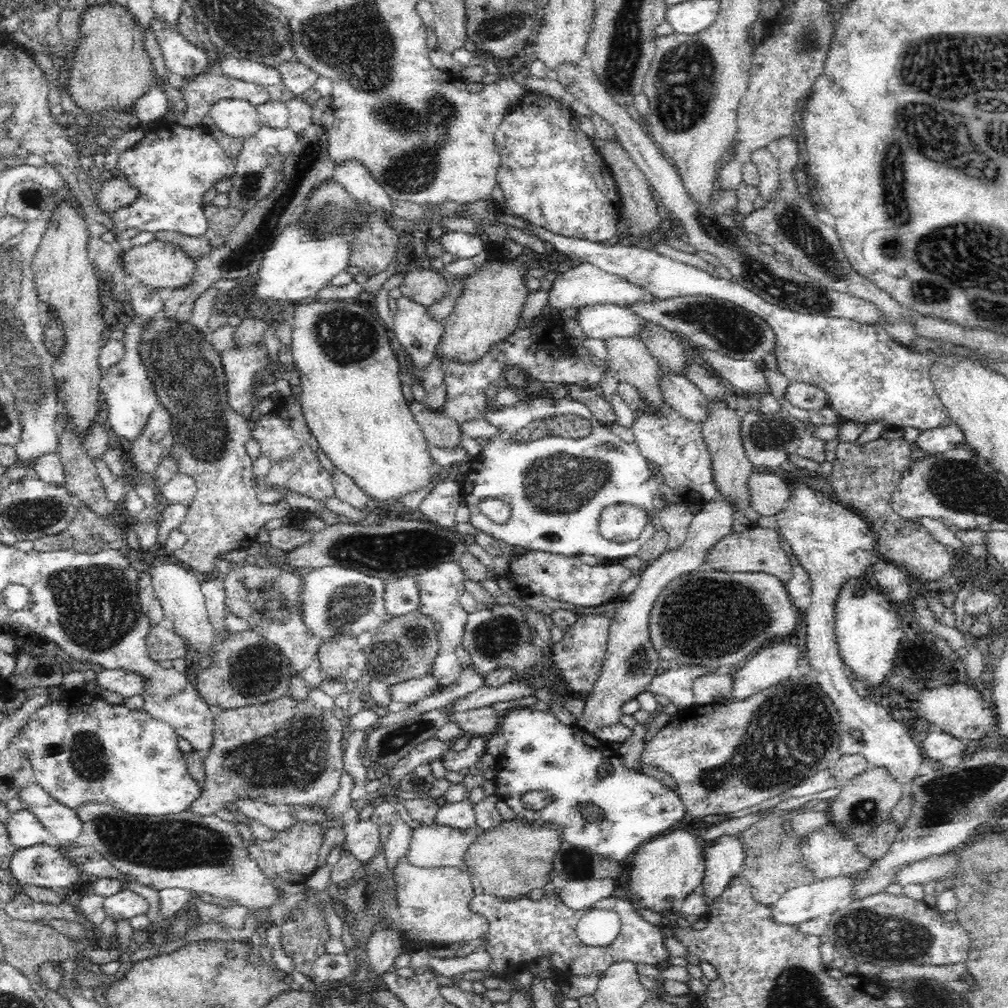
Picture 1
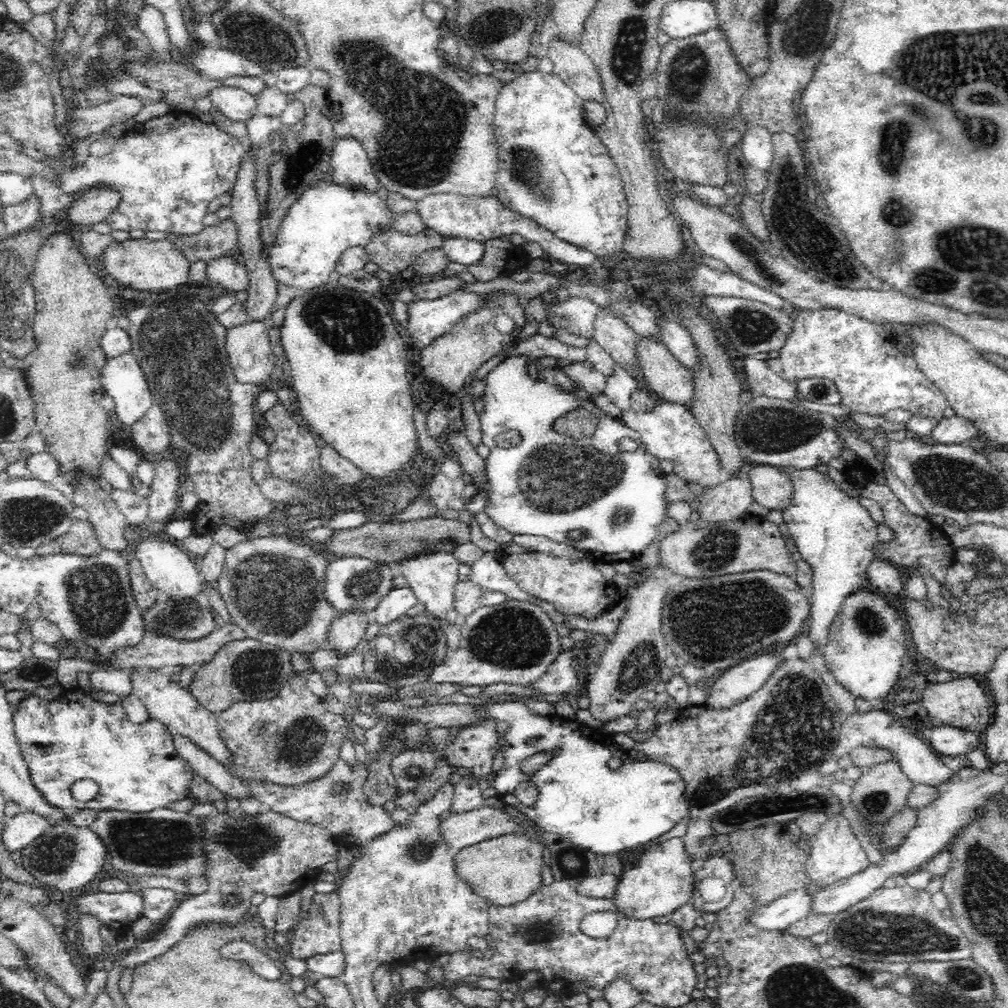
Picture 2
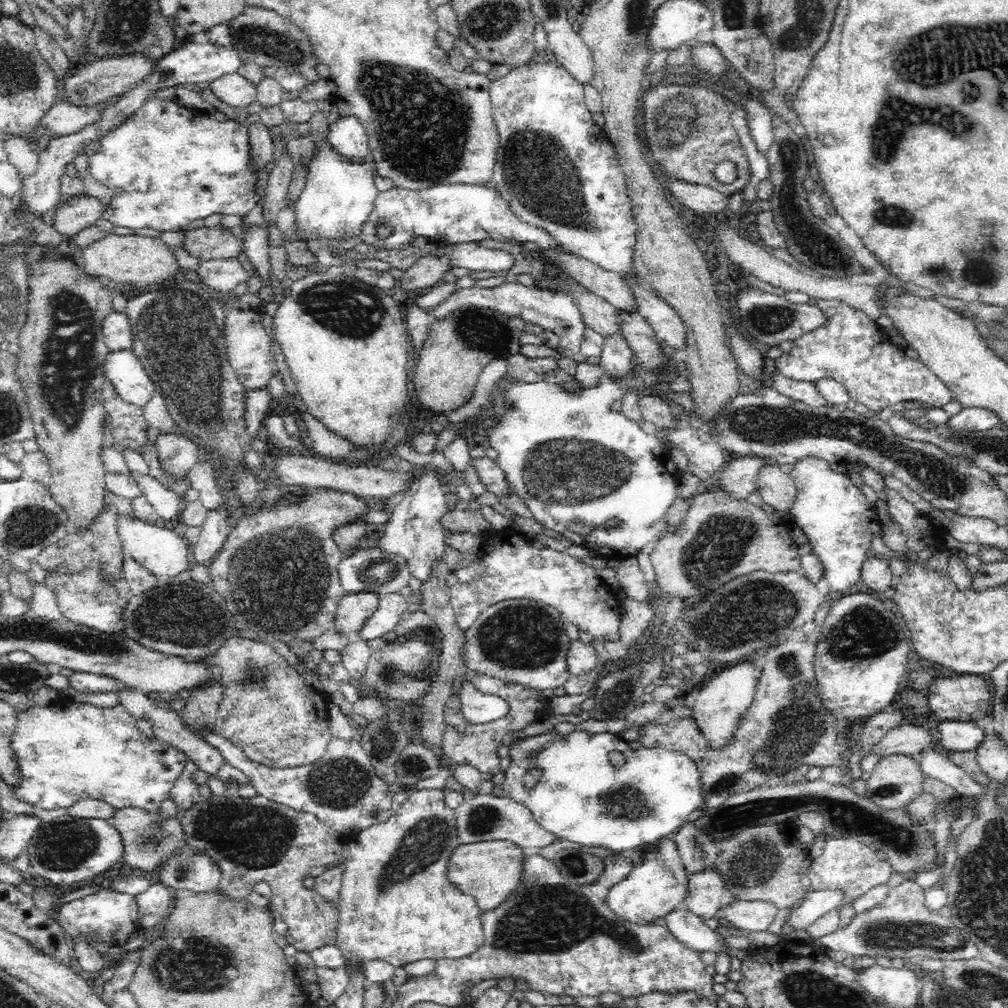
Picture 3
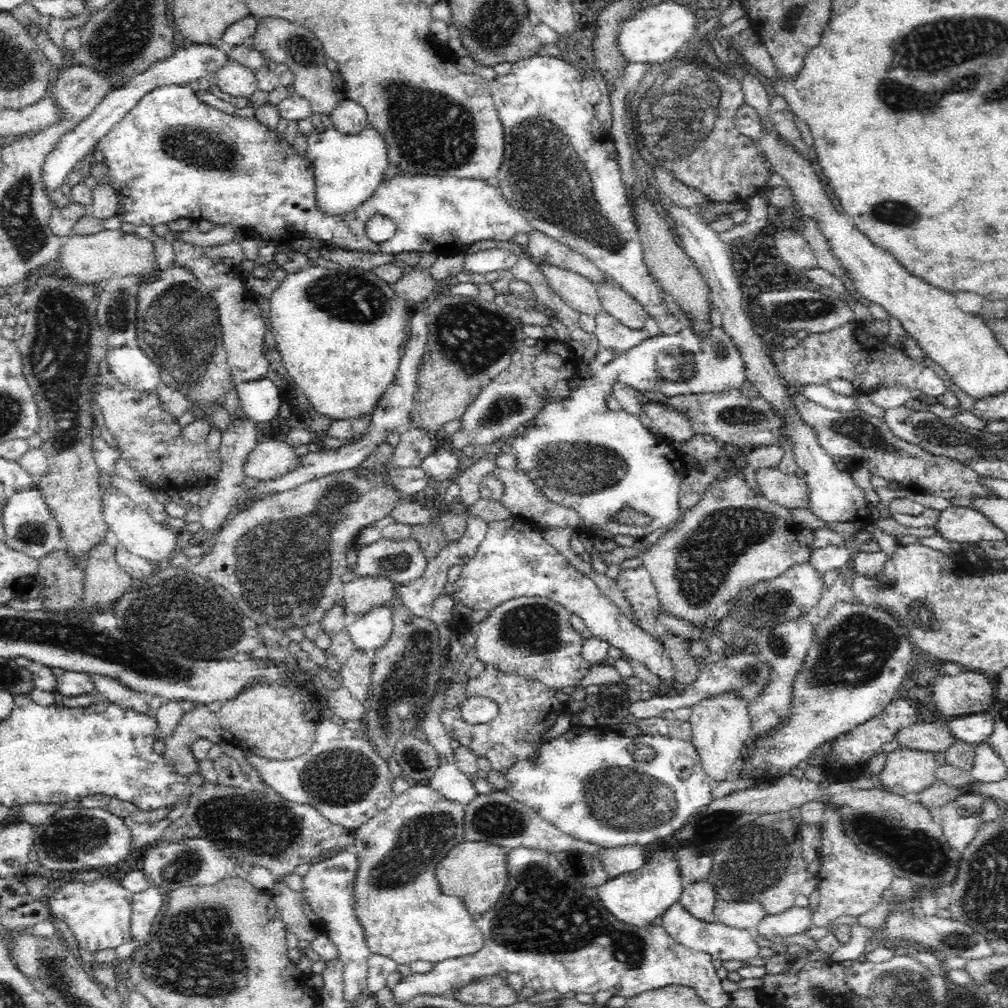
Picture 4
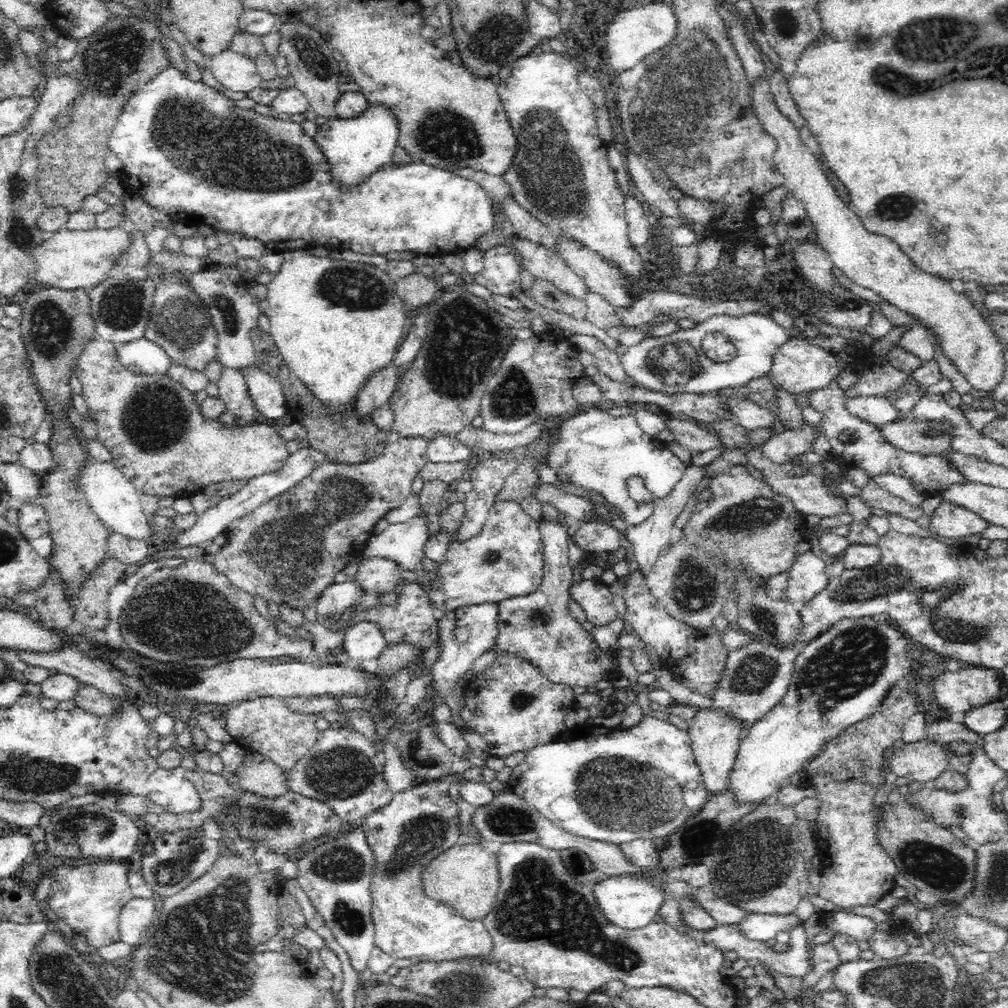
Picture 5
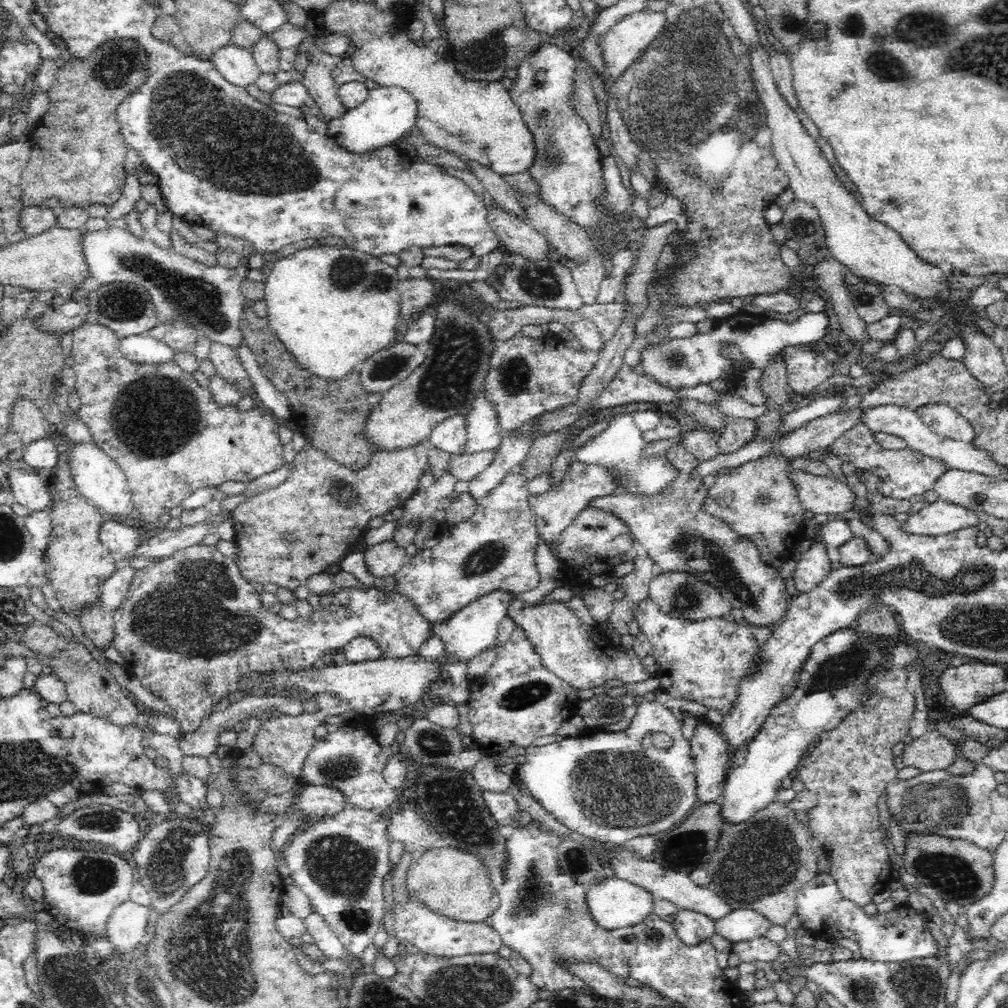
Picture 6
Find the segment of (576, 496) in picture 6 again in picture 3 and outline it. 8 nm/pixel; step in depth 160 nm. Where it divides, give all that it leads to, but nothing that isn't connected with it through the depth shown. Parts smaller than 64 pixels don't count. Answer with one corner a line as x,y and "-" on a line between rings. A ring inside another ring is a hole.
508,599
484,609
473,626
464,632
463,652
466,667
480,674
514,682
538,690
554,690
563,687
570,678
568,669
568,650
570,638
566,634
566,623
561,613
553,607
543,606
540,602
527,602
521,599

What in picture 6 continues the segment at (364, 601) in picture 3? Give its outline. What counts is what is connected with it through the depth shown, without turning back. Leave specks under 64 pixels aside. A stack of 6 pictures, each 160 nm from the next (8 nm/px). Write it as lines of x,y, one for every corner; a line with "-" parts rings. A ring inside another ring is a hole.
392,537
388,542
380,542
376,546
368,547
364,555
365,564
375,578
394,576
410,559
405,548
399,546

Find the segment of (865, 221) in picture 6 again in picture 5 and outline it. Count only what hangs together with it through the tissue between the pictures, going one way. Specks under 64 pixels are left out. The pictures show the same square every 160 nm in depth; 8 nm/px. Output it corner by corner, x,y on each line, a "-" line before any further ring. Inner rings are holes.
768,72
758,76
752,84
756,115
777,141
773,158
776,169
784,176
784,186
788,188
789,194
805,207
808,218
814,223
815,238
828,253
834,266
858,286
878,292
888,303
917,318
934,334
944,356
965,376
972,388
991,392
1005,373
1003,345
997,341
980,311
965,294
956,294
950,286
950,280
921,271
888,235
866,229
852,207
849,208
844,198
838,196
836,188
818,164
818,157
804,145
800,129
779,110
771,92

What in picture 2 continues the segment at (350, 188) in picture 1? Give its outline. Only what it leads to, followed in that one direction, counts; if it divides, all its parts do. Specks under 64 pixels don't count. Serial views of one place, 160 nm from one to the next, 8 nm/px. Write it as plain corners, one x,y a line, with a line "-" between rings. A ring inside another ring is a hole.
354,136
337,138
331,152
332,180
342,185
364,187
376,192
380,187
368,153

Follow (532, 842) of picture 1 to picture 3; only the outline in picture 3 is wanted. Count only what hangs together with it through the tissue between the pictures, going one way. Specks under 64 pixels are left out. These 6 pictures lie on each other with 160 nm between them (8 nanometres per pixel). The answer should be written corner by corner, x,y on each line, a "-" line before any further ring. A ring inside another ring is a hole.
483,841
460,843
450,855
447,864
447,879
460,892
476,901
480,912
496,908
512,892
521,879
521,862
526,852
509,841

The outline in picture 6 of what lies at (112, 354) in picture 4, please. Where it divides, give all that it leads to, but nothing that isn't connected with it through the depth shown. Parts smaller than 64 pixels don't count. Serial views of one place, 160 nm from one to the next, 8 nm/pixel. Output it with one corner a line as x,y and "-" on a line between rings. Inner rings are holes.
148,334
125,336
119,339
118,348
124,357
135,363
166,362
174,355
170,346

